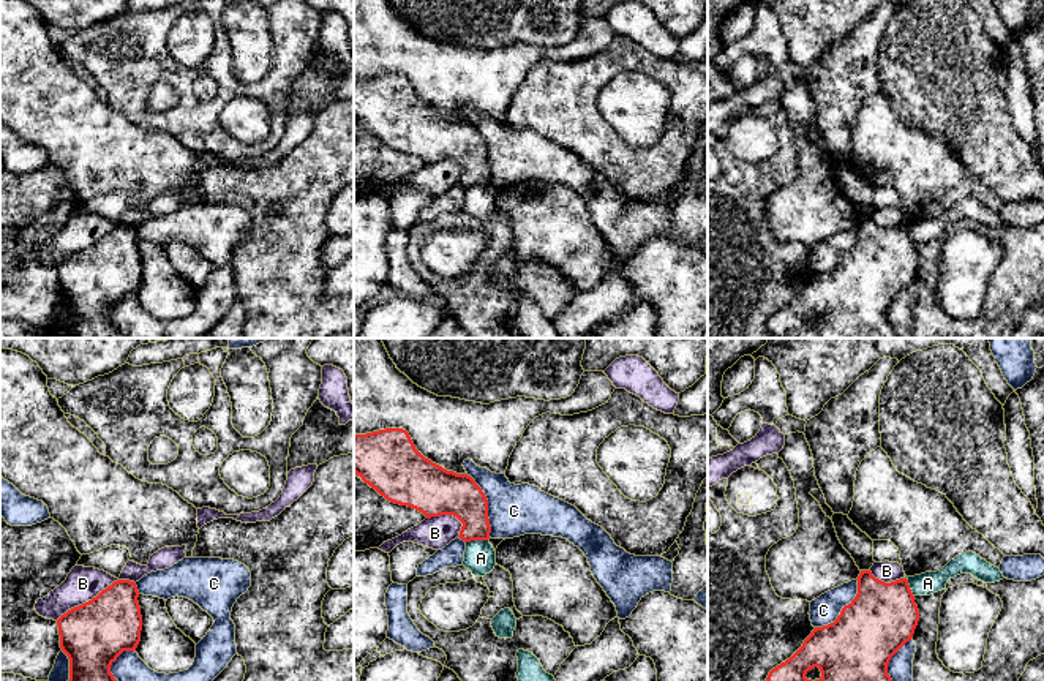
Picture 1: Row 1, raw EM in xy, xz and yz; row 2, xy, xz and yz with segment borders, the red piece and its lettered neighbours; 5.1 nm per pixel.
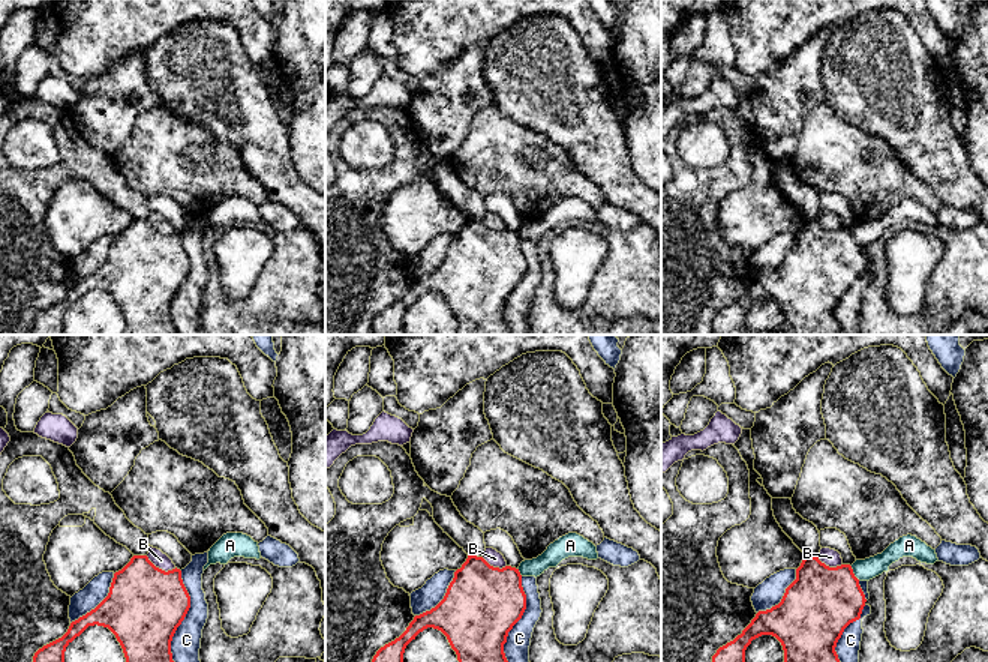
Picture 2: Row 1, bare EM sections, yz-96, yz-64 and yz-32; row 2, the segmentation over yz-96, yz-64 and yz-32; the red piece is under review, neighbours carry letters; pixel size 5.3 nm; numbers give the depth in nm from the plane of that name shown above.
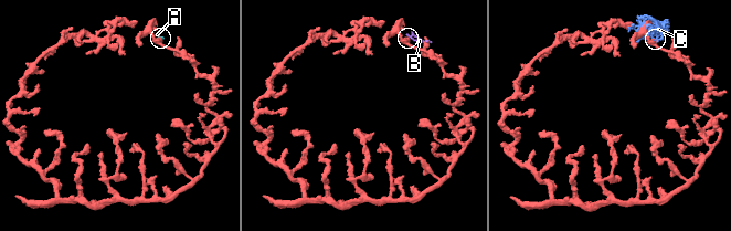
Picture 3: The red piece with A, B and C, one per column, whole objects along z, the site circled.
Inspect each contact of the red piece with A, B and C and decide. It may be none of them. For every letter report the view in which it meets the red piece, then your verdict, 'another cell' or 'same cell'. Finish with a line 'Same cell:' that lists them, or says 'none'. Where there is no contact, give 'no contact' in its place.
A: xz | another cell
B: xy | another cell
C: xz | another cell
Same cell: none

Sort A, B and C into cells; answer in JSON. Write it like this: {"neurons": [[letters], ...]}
{"neurons": [["A"], ["B"], ["C"]]}

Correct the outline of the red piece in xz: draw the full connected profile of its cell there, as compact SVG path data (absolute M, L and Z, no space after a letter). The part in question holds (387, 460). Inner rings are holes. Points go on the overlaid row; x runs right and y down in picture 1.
M385 428L366 435L354 435L354 472L387 501L412 507L426 518L453 515L463 526L460 539L488 540L491 526L488 499L468 474L456 474L425 458L403 428Z

